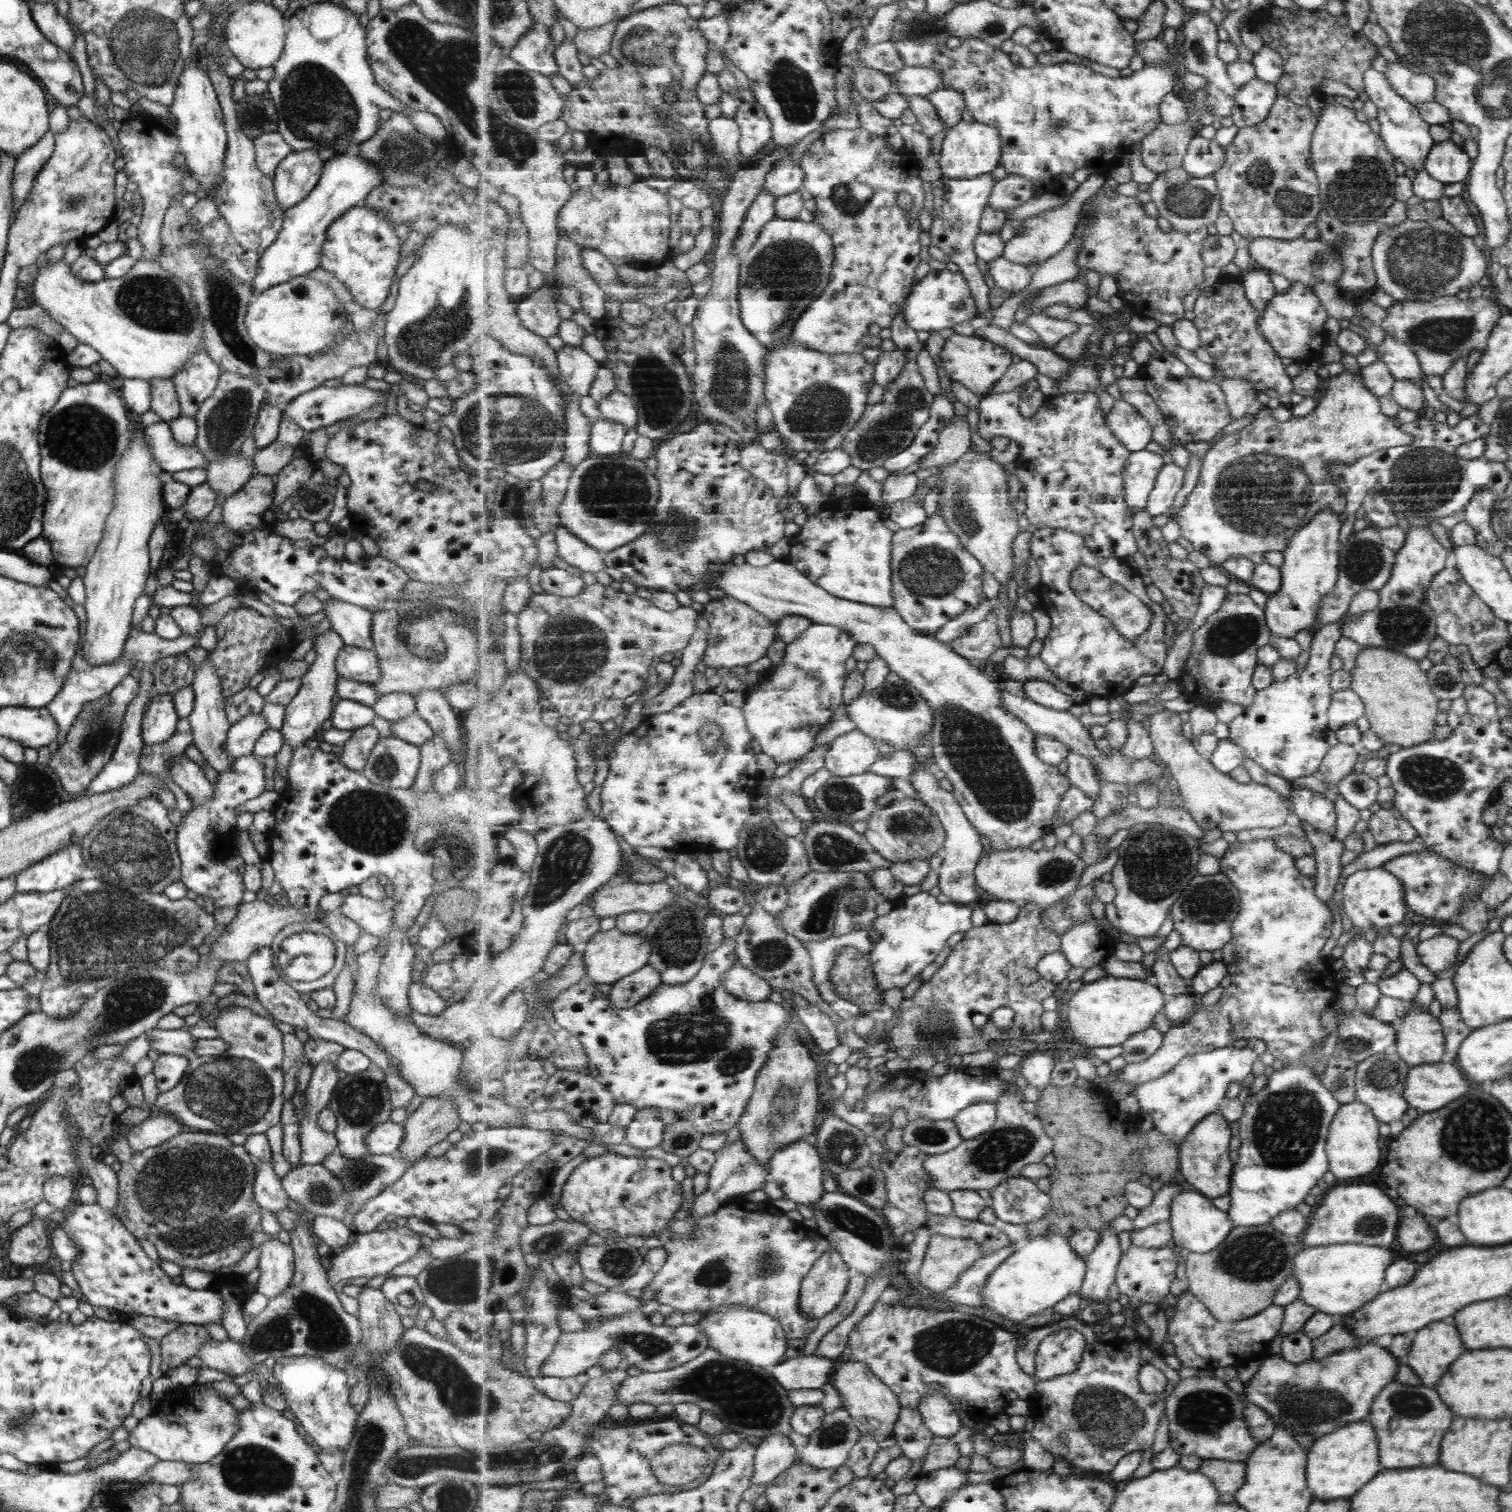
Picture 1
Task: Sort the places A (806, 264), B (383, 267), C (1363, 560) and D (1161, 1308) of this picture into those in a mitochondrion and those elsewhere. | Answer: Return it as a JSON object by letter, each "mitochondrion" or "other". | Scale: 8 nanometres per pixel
{"A":"mitochondrion","B":"other","C":"mitochondrion","D":"other"}

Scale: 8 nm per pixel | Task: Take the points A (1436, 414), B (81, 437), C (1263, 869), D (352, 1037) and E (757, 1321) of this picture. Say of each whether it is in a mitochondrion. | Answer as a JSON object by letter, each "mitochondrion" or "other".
{"A":"other","B":"mitochondrion","C":"mitochondrion","D":"other","E":"other"}

